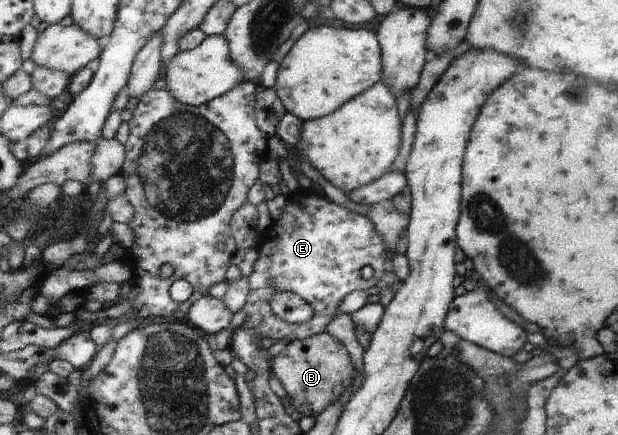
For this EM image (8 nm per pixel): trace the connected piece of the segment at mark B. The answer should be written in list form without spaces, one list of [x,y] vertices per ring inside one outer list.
[[[326,332],[289,342],[271,363],[271,371],[286,391],[286,400],[303,417],[319,416],[328,406],[337,403],[349,386],[356,385],[361,376],[353,366],[347,348]]]

